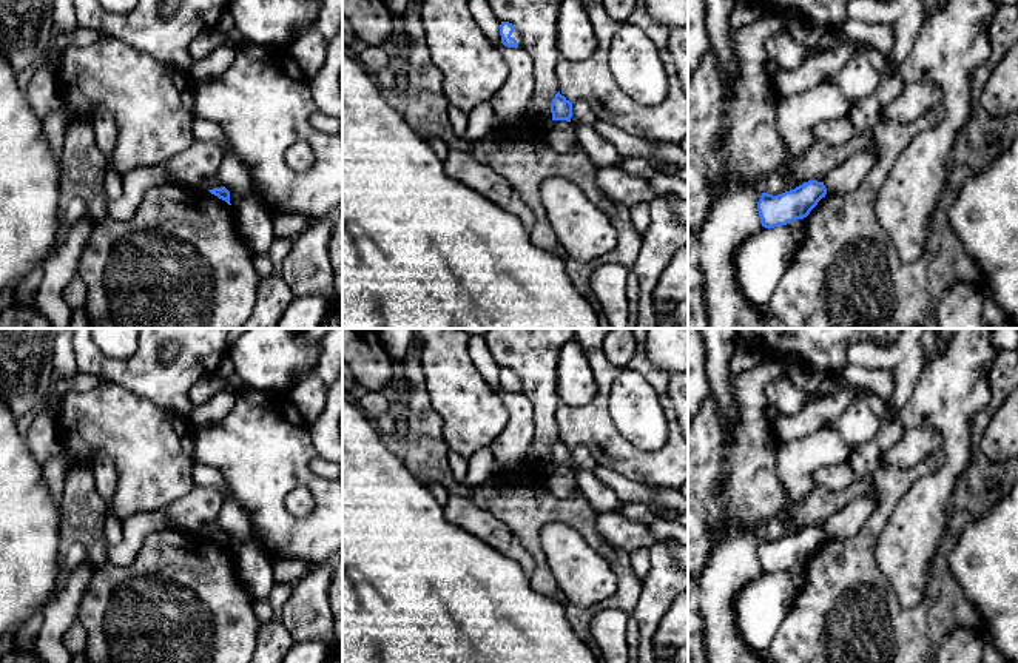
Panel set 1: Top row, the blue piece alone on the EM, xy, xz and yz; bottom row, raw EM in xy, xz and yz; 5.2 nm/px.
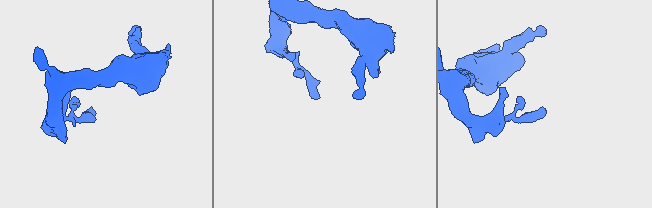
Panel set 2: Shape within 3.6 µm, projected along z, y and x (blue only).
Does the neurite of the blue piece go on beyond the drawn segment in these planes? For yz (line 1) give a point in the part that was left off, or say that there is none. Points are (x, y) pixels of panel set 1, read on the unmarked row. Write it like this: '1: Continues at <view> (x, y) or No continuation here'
1: No continuation here

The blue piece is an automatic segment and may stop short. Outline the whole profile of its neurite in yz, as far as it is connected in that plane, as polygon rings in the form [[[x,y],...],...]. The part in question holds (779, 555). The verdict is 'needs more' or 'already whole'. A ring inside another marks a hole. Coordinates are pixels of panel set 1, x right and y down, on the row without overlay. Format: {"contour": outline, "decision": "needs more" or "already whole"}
{"contour": [[[817,526],[804,527],[794,535],[777,541],[762,538],[757,547],[760,569],[765,574],[774,574],[804,564],[825,540],[824,527]]], "decision": "already whole"}

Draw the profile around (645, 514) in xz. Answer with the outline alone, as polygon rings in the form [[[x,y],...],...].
[[[634,503],[620,504],[619,512],[625,517],[637,518],[646,524],[662,520],[660,510],[642,504],[634,504]]]

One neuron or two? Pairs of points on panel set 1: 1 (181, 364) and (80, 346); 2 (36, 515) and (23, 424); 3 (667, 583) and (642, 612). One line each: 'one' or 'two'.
1: one
2: two
3: one

